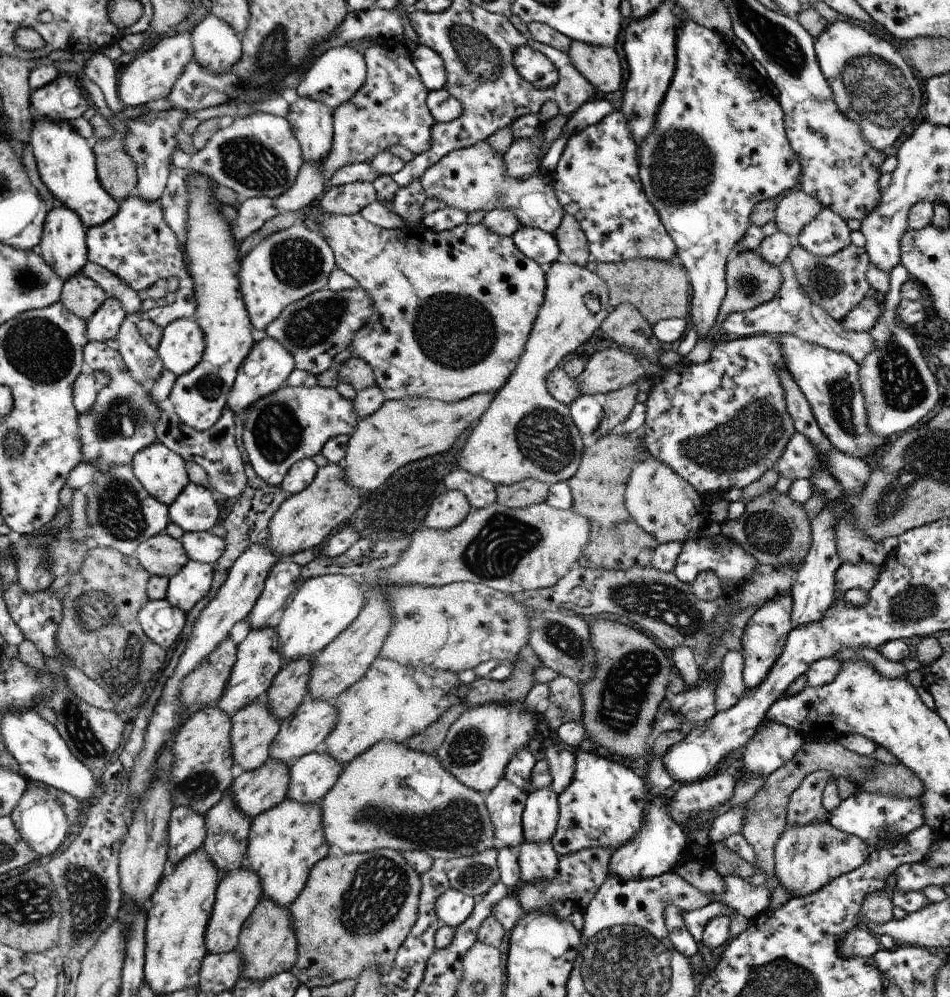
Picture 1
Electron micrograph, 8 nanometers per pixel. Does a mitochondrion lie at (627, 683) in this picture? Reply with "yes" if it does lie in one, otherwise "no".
yes

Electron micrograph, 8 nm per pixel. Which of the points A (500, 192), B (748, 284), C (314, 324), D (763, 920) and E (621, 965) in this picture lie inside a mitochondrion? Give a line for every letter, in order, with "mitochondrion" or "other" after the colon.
A: mitochondrion
B: mitochondrion
C: mitochondrion
D: other
E: mitochondrion

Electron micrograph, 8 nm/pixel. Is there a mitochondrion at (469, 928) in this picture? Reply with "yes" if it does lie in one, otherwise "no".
no

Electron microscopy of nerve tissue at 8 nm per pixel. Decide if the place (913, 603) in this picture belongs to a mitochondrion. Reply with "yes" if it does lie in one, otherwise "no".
yes

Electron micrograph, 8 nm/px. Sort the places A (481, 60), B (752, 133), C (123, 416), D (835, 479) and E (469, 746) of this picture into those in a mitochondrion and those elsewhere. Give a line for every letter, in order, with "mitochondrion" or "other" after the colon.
A: mitochondrion
B: other
C: mitochondrion
D: other
E: mitochondrion

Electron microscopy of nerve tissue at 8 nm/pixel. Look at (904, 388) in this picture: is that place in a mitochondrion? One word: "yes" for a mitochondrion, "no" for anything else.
yes

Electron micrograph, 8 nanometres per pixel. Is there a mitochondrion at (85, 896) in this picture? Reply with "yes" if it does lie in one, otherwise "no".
yes

